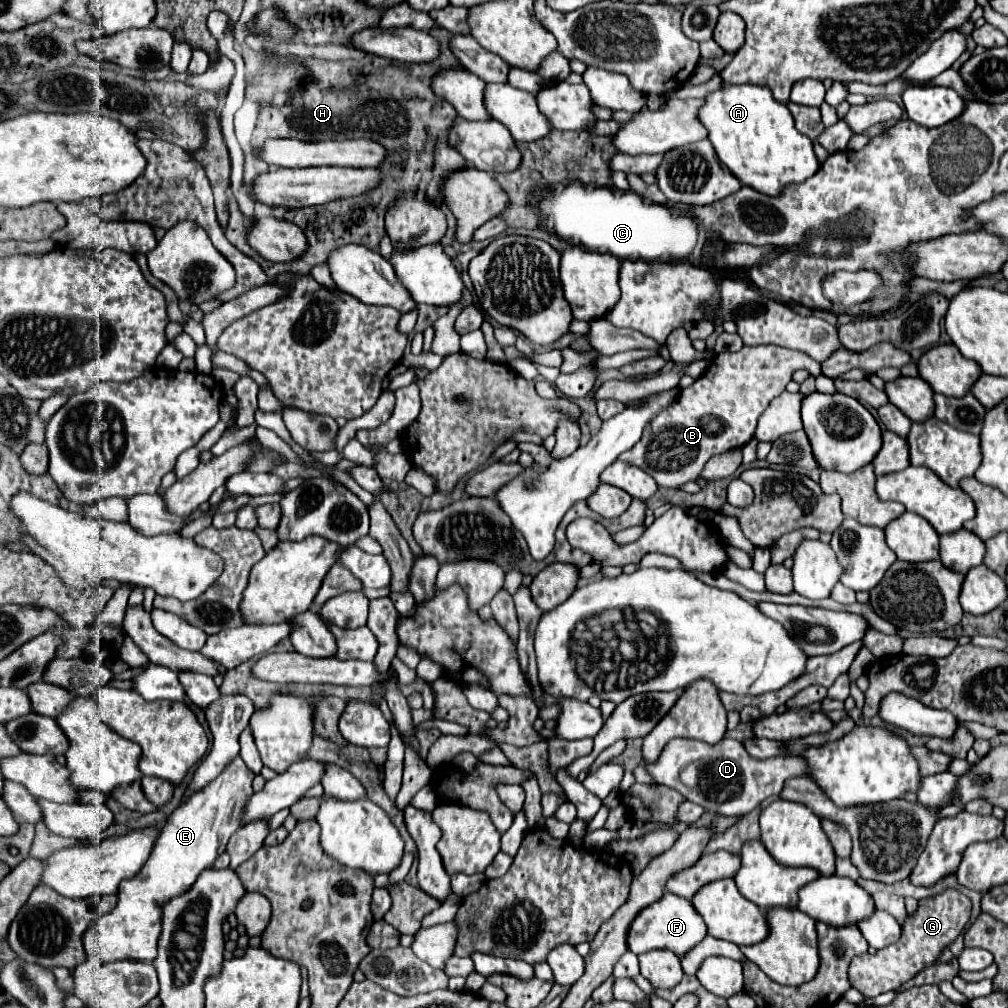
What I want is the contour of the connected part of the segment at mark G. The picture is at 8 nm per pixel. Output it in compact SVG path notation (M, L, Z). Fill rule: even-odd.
M947 888L945 892L919 900L919 908L913 916L903 922L903 934L895 944L885 946L877 954L861 954L851 960L849 982L863 996L879 996L889 990L899 990L907 980L927 966L933 966L941 952L955 942L955 938L965 930L971 918L971 900L959 890Z

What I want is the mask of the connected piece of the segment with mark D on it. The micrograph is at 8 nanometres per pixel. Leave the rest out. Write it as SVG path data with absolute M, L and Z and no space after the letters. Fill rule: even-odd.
M675 738L663 748L663 752L655 762L641 760L639 766L643 766L655 782L675 788L687 800L701 804L707 812L723 814L723 816L745 814L755 806L759 806L765 798L777 796L783 790L787 778L807 774L807 766L803 758L755 760L753 756L747 754L741 742L731 738L723 738L717 744Z

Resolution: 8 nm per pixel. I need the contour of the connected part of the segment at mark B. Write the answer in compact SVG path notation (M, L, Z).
M771 344L743 346L739 352L717 354L705 374L689 388L683 388L677 400L649 422L639 444L619 458L639 466L665 488L679 488L685 482L697 480L711 456L741 448L753 438L757 418L785 390L793 372L799 368L813 374L821 372L819 362L807 354Z

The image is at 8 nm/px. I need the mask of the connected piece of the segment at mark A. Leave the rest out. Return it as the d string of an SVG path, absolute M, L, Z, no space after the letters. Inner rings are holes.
M725 82L721 90L707 96L705 106L699 110L699 120L709 130L709 140L719 160L743 186L761 194L779 196L789 184L805 182L821 168L813 152L813 142L795 128L789 108L775 102L767 86L735 86Z

